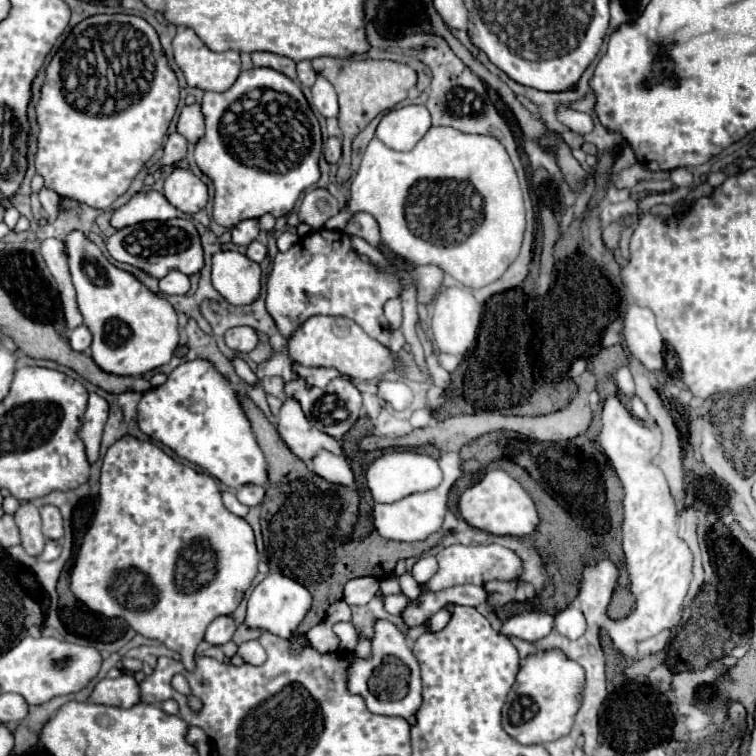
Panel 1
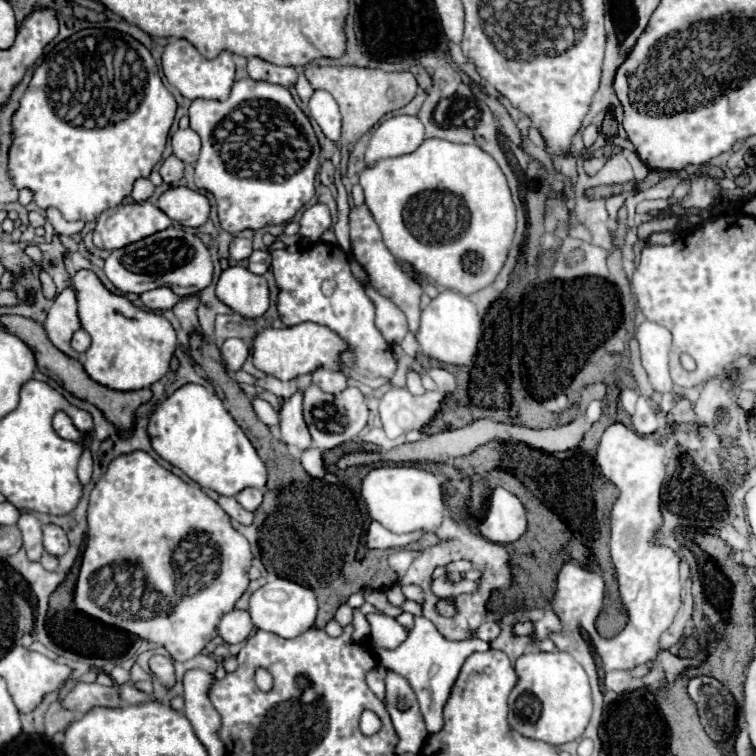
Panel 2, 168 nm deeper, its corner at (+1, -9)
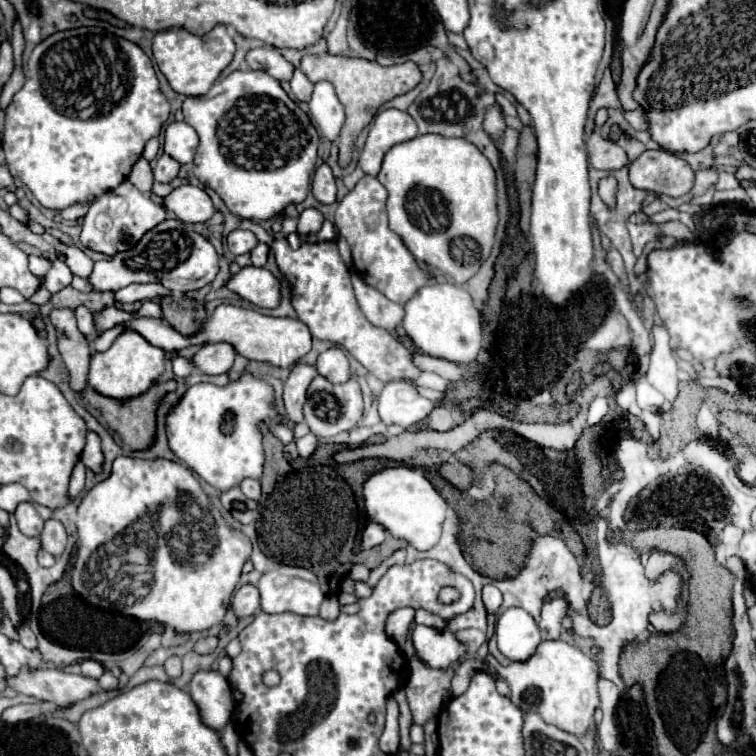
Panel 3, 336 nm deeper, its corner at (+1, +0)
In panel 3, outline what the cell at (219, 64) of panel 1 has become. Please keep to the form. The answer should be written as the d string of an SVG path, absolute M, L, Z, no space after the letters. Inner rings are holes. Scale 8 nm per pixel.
M224 25L214 27L204 37L196 37L186 29L168 29L168 31L156 33L152 51L160 71L164 73L164 77L168 79L170 87L176 93L206 95L214 85L214 81L220 77L220 73L230 65L234 57L234 41Z

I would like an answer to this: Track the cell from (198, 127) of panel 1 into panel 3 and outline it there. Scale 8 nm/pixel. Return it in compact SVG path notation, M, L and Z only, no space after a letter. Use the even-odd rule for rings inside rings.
M170 123L164 131L164 153L168 153L170 157L174 157L180 163L192 163L194 151L198 147L198 135L194 131L194 127L190 127L188 123Z

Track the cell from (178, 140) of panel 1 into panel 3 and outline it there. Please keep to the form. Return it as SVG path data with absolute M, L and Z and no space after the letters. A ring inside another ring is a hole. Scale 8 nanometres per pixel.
M162 155L154 167L154 179L160 183L170 183L172 179L178 177L178 171L180 163L176 163L176 159L172 159L170 155Z

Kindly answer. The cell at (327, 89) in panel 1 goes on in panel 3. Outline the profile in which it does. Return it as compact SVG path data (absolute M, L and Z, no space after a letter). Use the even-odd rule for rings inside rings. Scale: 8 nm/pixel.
M320 81L314 85L314 93L310 99L310 113L316 119L322 135L330 143L336 141L344 125L344 107L336 99L334 87L328 81Z

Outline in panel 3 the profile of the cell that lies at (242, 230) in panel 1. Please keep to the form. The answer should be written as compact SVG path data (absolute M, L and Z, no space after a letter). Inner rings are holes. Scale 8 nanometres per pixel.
M236 229L232 231L228 237L226 237L226 243L228 243L228 249L234 253L234 255L242 255L242 253L250 253L258 239L252 231L244 231L244 229Z

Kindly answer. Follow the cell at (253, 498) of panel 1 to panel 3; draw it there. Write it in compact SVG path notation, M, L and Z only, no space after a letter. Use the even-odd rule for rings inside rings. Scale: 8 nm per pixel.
M244 479L244 481L240 483L240 489L244 491L244 495L246 495L248 499L254 499L254 501L260 499L260 481L258 481L258 479Z

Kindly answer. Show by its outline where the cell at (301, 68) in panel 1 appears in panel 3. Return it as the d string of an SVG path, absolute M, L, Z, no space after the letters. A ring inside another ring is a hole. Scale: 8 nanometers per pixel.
M296 67L290 85L292 85L292 93L296 95L298 101L306 101L306 103L310 101L310 95L312 95L314 83L312 83L312 81L310 81L302 71L300 71L300 67Z

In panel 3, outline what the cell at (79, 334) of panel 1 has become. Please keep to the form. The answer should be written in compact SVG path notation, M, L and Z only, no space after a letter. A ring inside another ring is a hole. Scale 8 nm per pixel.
M78 307L76 309L76 319L78 319L78 329L82 335L90 335L94 333L94 325L92 325L92 313L86 307Z

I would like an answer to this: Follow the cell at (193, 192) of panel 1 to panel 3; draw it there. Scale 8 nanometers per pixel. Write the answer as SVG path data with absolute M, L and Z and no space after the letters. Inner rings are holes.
M190 183L176 187L170 195L162 198L151 192L150 198L155 203L164 205L168 211L172 211L184 223L208 221L214 213L210 195L204 189L194 187Z

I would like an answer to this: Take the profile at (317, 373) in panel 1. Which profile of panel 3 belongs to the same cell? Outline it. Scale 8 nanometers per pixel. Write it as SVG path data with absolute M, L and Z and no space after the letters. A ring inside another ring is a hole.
M332 347L328 351L324 351L318 357L316 363L316 371L320 375L324 375L330 383L344 383L350 379L350 363L346 359L346 353L338 347Z

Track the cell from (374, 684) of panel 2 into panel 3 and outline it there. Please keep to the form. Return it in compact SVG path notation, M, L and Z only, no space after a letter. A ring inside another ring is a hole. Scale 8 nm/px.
M388 695L388 699L386 699L386 709L388 709L386 727L384 727L384 733L380 737L380 749L388 755L396 755L396 751L400 747L398 745L400 743L400 735L398 735L398 715L400 715L400 711L398 711L398 703L392 695Z

